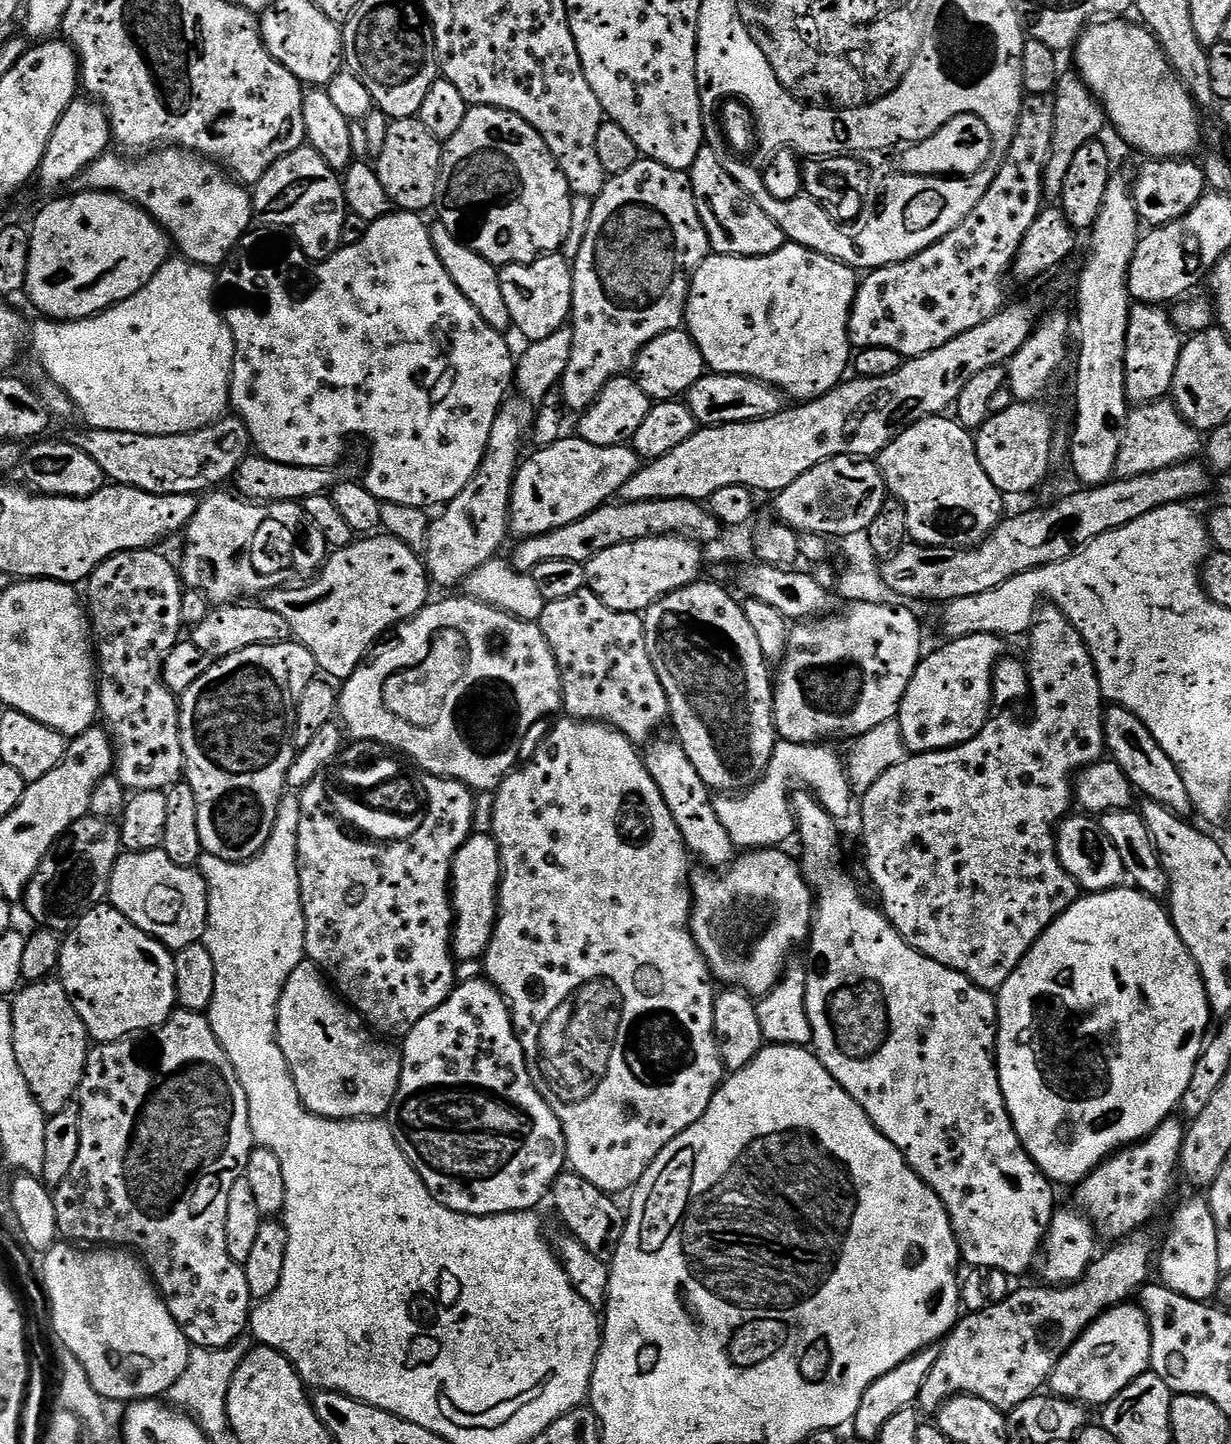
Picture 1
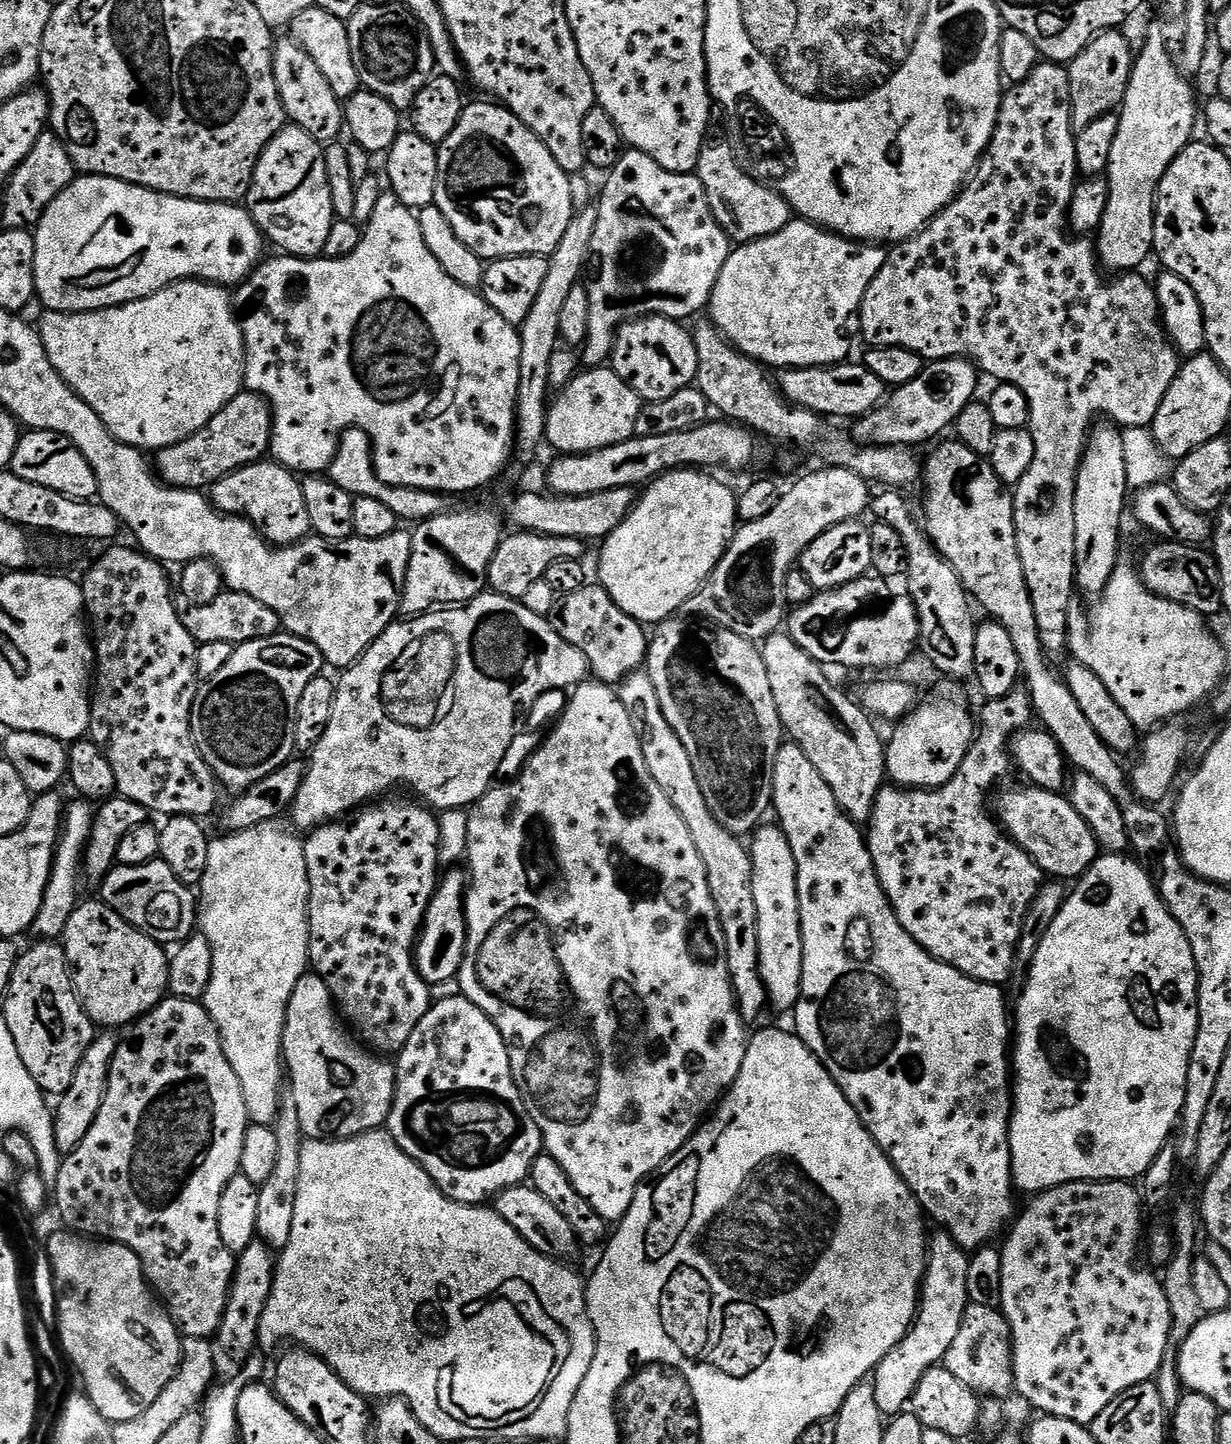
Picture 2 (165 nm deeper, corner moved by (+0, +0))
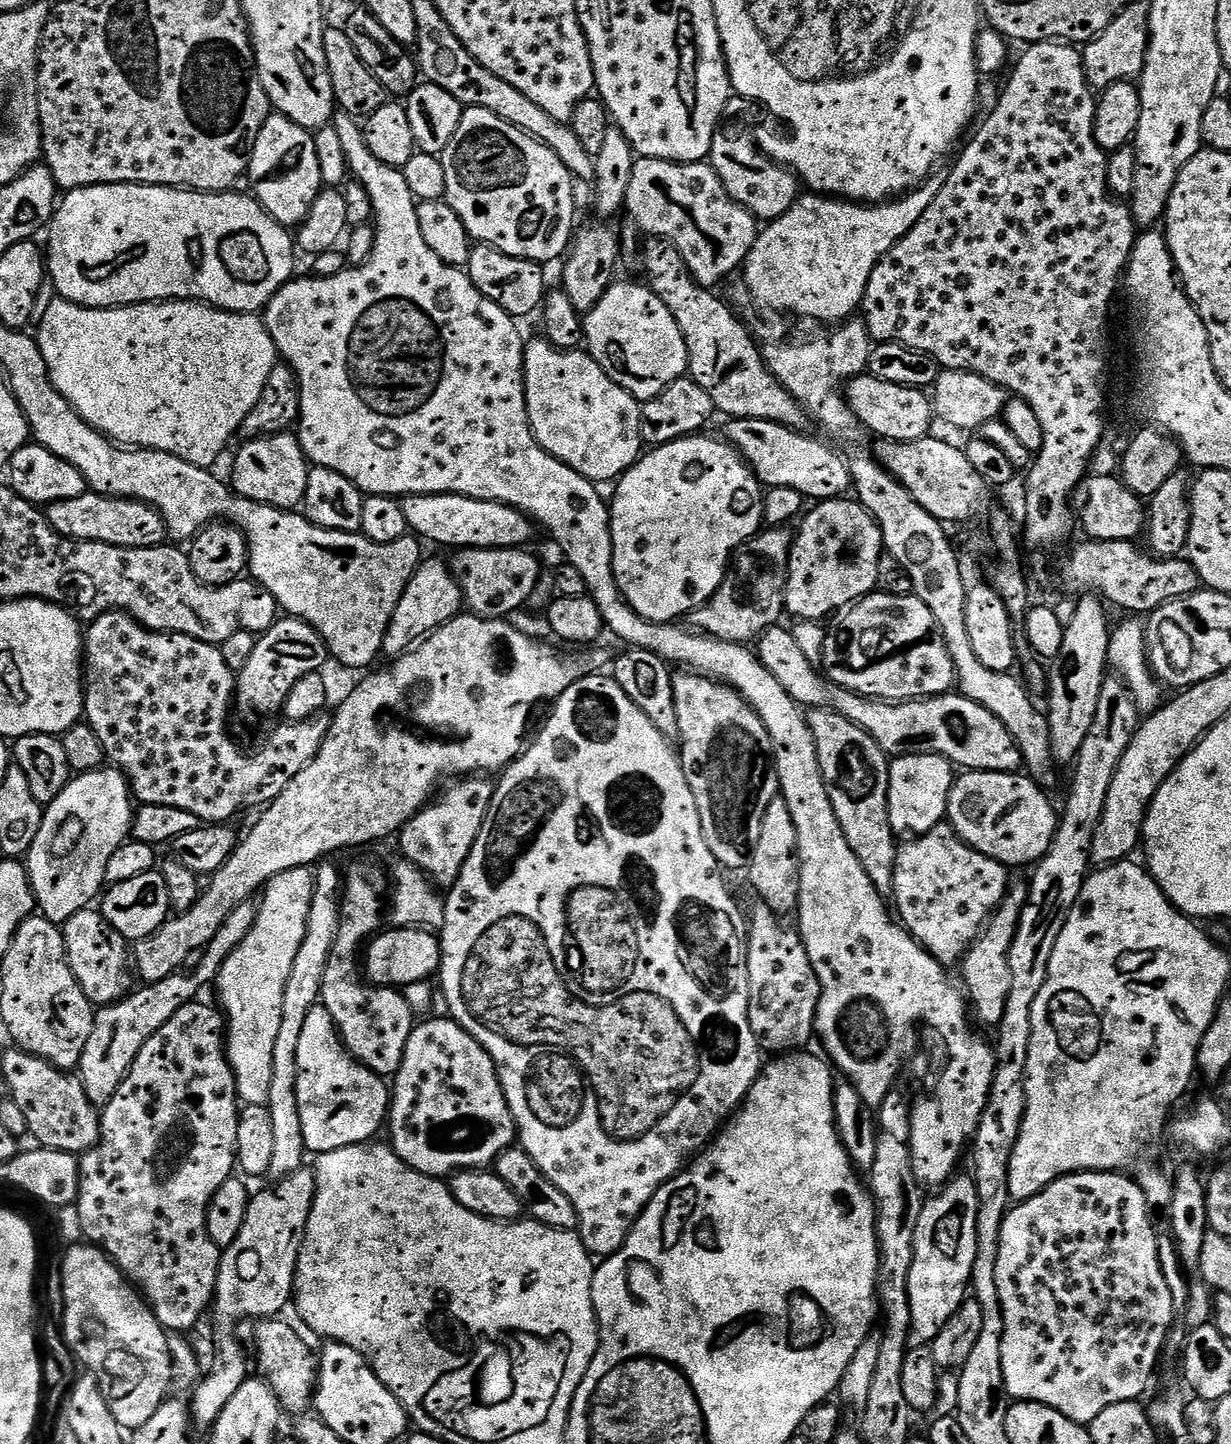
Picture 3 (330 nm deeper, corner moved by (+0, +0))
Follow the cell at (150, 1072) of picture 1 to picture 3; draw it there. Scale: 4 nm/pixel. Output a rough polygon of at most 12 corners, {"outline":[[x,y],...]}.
{"outline":[[182,1006],[79,1157],[83,1239],[169,1333],[216,1295],[226,1020]]}

